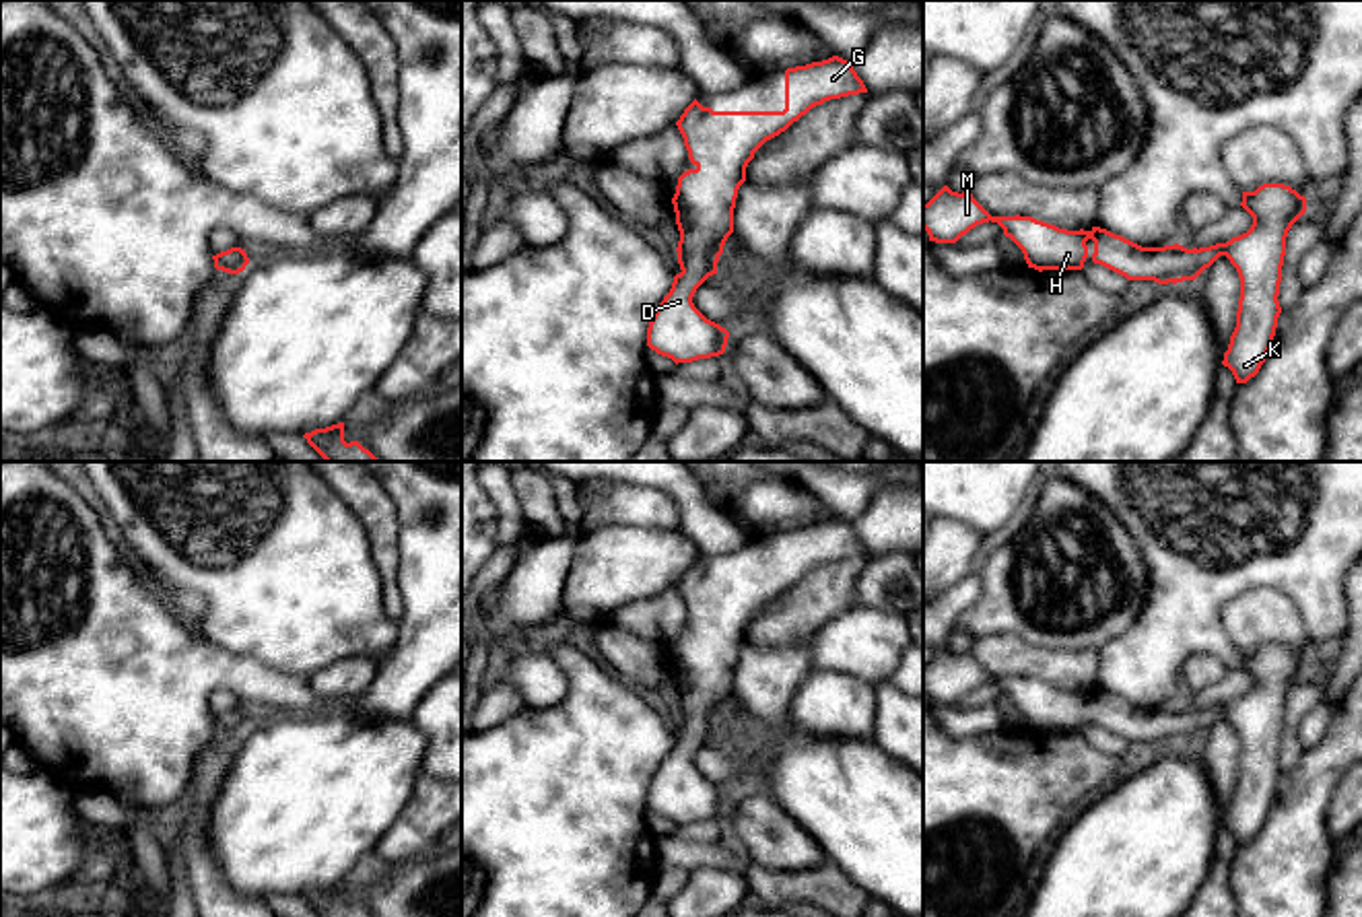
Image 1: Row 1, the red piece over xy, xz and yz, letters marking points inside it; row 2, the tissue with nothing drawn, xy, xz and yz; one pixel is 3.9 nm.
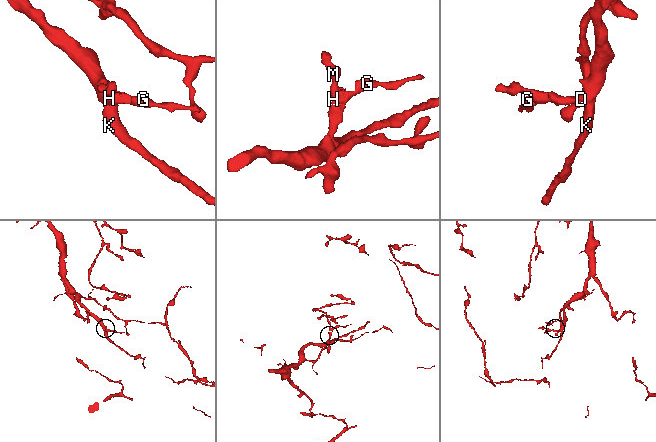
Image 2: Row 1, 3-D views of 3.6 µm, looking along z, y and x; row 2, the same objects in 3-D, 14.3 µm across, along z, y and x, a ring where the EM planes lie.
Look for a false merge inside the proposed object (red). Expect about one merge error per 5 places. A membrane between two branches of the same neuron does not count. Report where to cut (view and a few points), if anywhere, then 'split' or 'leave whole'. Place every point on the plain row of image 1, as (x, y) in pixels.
no cut; leave whole

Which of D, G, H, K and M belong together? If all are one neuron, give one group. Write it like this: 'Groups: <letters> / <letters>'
Groups: D G H K M

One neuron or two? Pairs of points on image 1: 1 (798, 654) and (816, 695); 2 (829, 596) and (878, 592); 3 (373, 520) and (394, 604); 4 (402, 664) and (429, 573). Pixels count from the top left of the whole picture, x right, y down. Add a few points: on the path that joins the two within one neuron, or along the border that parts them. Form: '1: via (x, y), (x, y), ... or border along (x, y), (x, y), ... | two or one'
1: border along (812, 668), (794, 695), (790, 718) | two
2: border along (870, 557), (856, 584), (854, 606) | two
3: via (384, 540), (390, 584) | one
4: via (425, 641), (429, 637), (429, 596) | one

